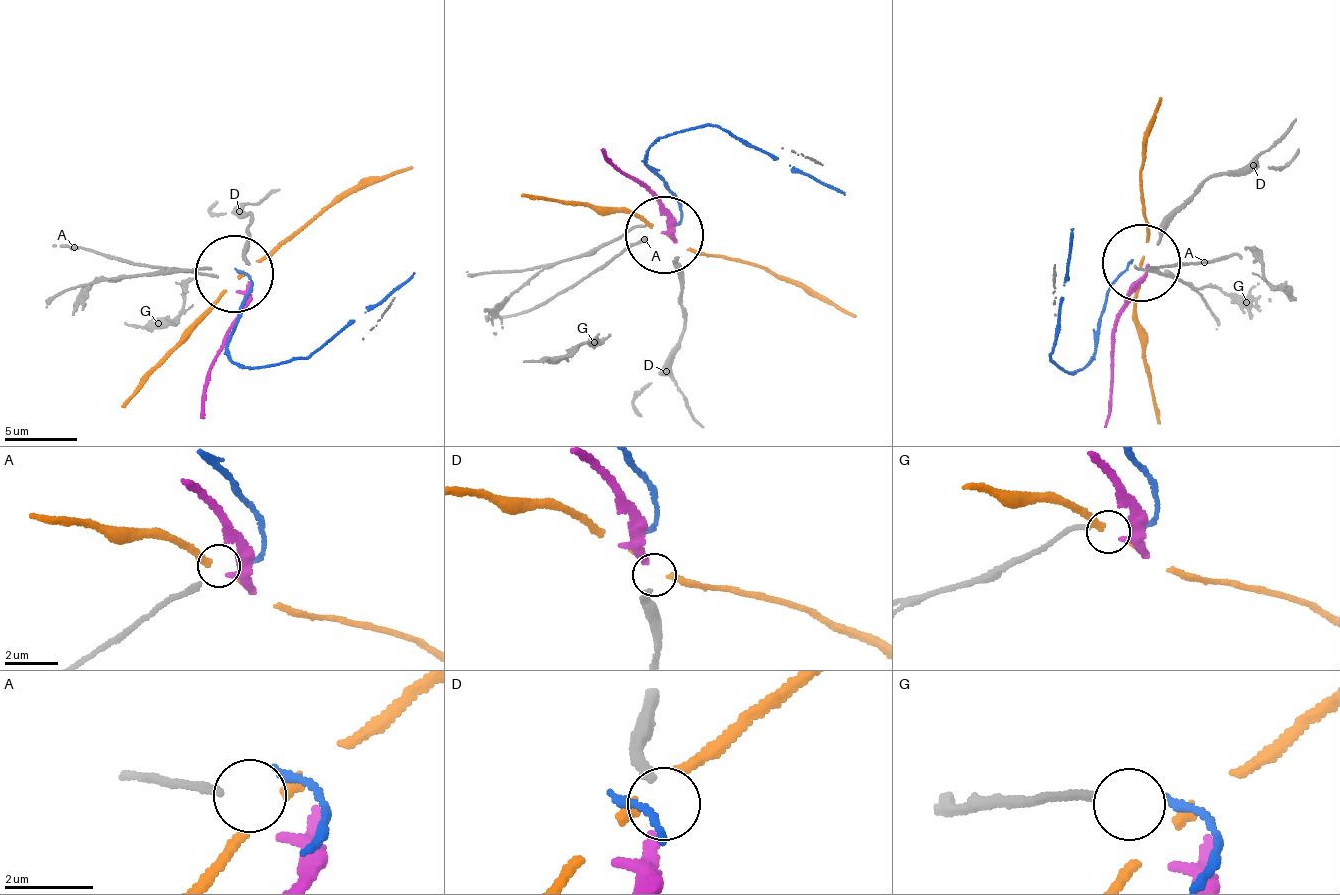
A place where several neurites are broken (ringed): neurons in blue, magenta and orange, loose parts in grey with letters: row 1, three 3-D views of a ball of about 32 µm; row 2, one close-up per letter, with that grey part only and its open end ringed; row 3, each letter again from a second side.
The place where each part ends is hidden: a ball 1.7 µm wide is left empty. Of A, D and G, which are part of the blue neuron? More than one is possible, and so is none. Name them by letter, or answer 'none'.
G

